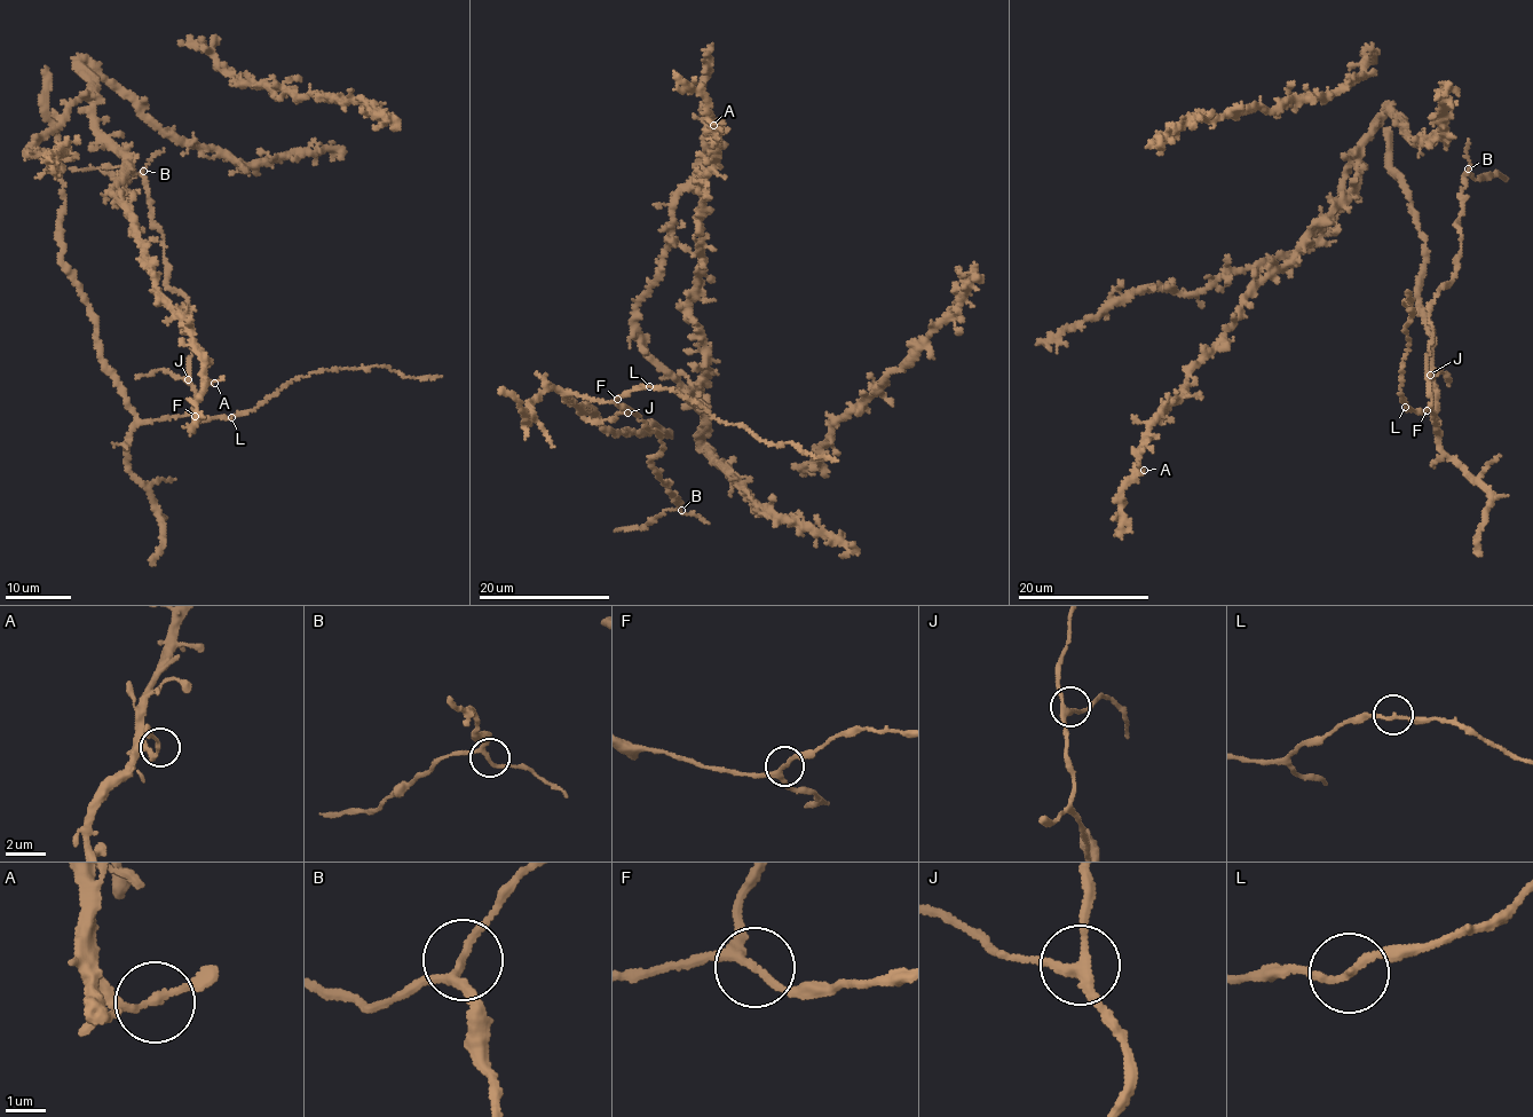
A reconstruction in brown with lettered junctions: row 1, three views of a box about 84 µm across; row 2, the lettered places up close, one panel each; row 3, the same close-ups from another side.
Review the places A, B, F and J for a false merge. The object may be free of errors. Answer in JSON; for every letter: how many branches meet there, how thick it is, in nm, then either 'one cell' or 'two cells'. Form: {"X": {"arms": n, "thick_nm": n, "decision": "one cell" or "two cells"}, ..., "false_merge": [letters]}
{"A": {"arms": 2, "thick_nm": 170, "decision": "one cell"}, "B": {"arms": 3, "thick_nm": 180, "decision": "one cell"}, "F": {"arms": 3, "thick_nm": 160, "decision": "one cell"}, "J": {"arms": 3, "thick_nm": 240, "decision": "one cell"}, "false_merge": []}

